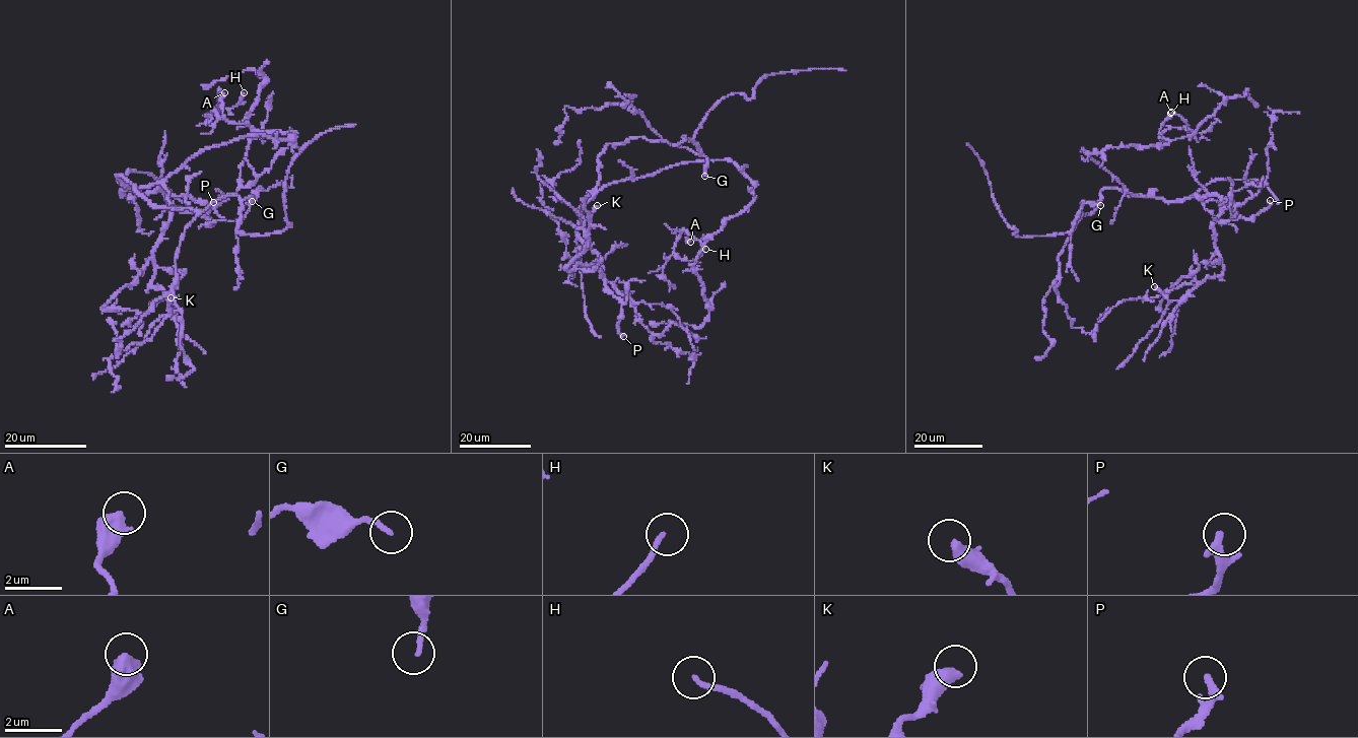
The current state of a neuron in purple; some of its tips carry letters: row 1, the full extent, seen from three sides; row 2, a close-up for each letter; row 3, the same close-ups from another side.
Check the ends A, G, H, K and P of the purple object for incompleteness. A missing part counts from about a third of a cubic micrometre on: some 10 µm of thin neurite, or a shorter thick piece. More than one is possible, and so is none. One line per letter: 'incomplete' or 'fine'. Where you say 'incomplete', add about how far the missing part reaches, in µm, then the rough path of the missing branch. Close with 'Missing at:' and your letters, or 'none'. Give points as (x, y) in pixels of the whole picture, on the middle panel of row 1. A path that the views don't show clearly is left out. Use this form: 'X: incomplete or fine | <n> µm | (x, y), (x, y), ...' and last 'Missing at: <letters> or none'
A: fine
G: fine
H: fine
K: incomplete | 25 µm | (597, 205), (615, 188), (621, 177), (611, 160)
P: incomplete | 30 µm
Missing at: K, P

